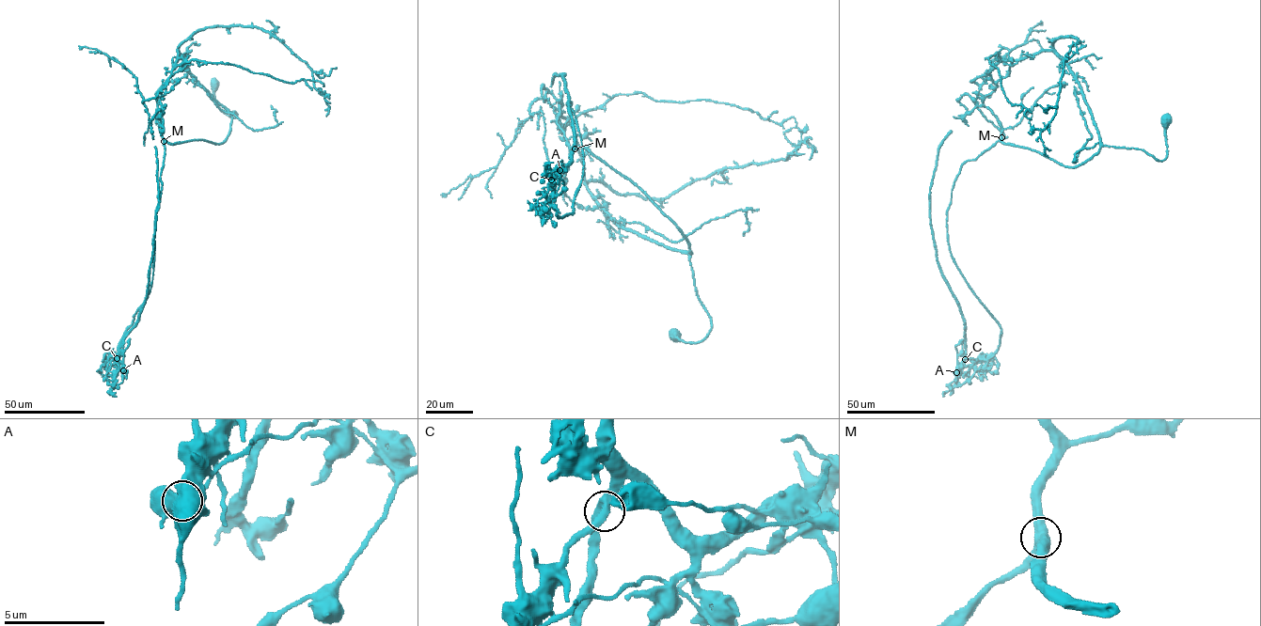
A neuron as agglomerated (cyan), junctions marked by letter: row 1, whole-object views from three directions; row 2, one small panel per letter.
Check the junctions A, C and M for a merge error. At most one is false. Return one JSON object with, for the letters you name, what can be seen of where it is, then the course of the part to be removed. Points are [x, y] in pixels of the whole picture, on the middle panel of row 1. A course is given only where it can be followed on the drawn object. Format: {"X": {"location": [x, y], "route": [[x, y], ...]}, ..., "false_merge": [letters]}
{"A": {"location": [559, 170], "route": [[560, 170], [552, 179], [557, 170], [569, 163], [575, 145], [563, 73], [555, 72], [550, 86]]}, "false_merge": ["A"]}

